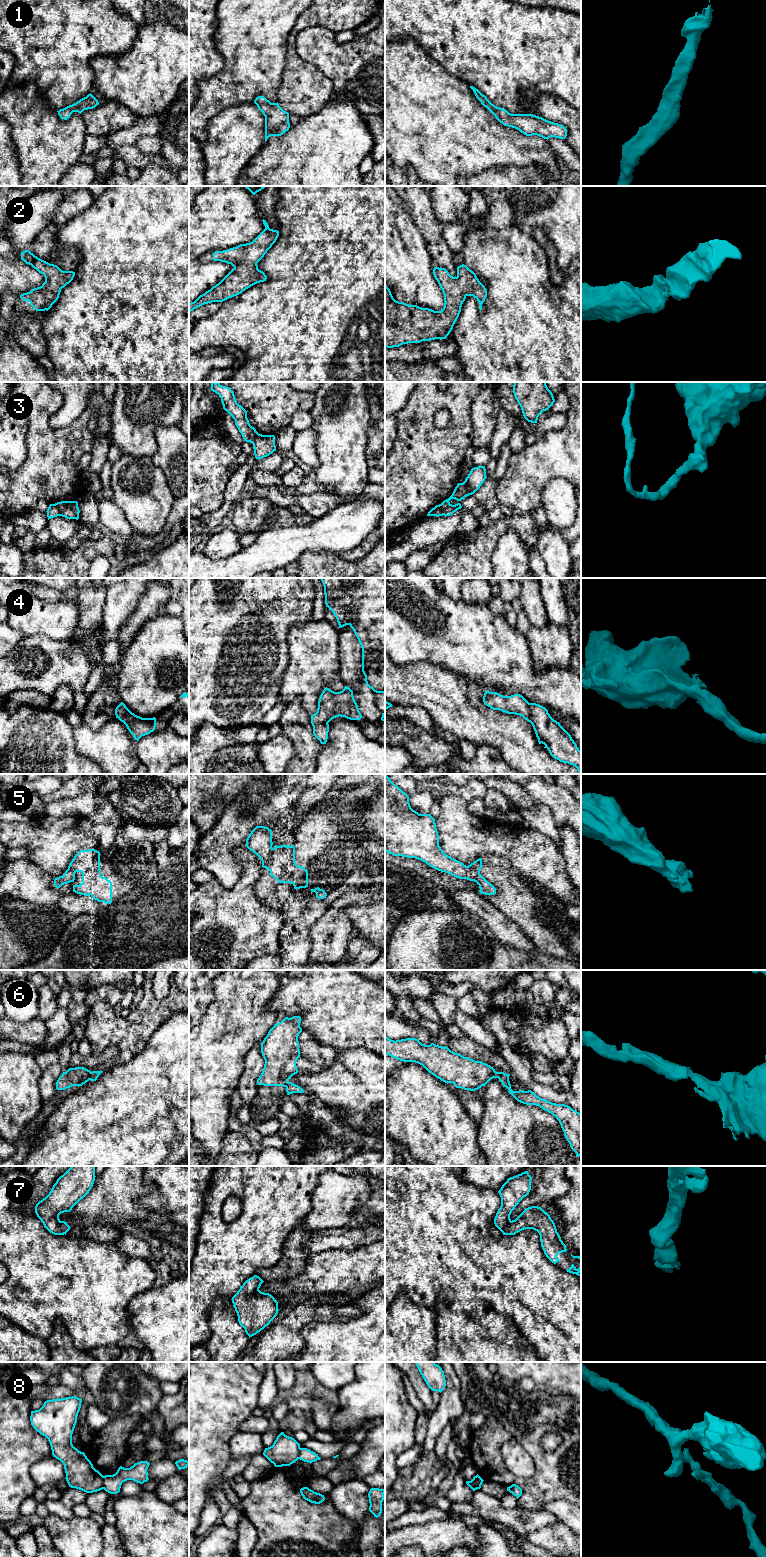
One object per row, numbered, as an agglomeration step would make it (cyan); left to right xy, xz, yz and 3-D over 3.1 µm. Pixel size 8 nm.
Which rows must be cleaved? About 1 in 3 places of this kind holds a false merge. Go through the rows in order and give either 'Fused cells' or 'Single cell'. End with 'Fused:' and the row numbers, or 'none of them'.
1: Single cell
2: Single cell
3: Fused cells
4: Single cell
5: Fused cells
6: Fused cells
7: Single cell
8: Fused cells
Fused: 3, 5, 6, 8

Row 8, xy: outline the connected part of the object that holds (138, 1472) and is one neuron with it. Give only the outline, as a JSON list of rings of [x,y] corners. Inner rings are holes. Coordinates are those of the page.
[[[140,1461],[130,1468],[120,1466],[115,1474],[103,1476],[103,1489],[110,1494],[117,1494],[120,1492],[122,1483],[127,1480],[133,1480],[140,1484],[147,1482],[149,1465],[150,1463],[147,1461]]]

